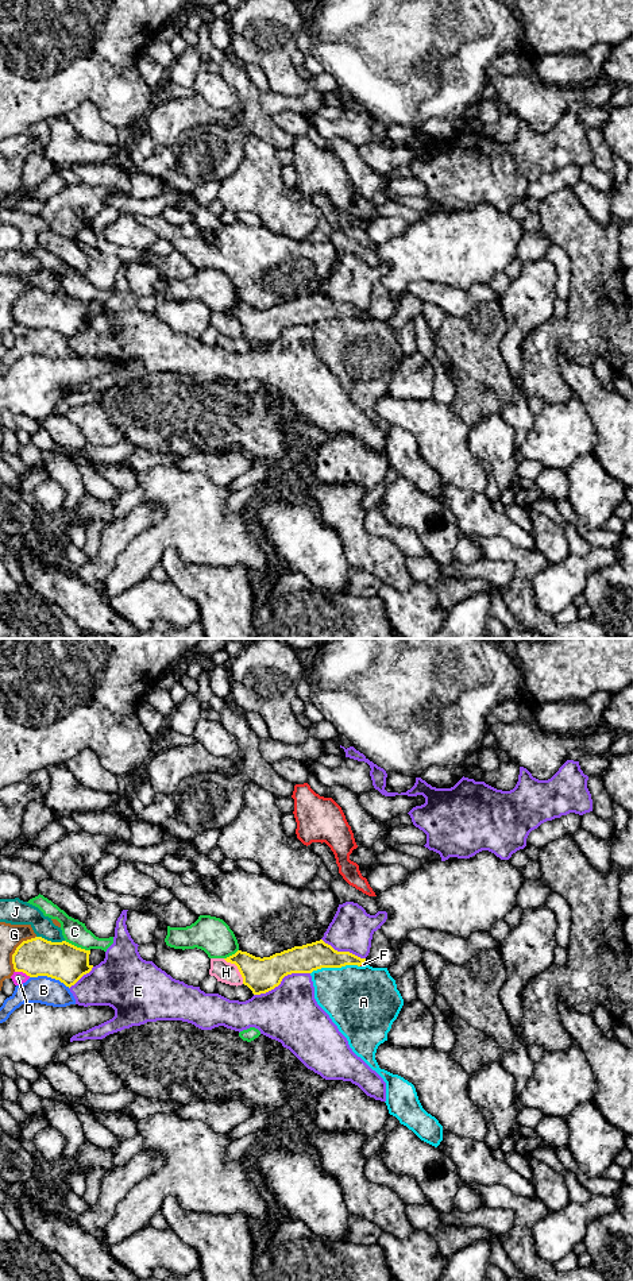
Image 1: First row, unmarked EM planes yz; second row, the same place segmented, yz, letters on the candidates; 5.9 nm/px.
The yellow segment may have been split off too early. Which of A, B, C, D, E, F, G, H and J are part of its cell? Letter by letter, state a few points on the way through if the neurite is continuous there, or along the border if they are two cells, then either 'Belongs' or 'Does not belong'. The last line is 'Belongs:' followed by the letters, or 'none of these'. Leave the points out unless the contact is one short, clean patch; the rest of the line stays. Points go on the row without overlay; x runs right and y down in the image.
A: Does not belong
B: Does not belong
C: Does not belong
D: Boundary: yz (15, 323), (22, 323), (30, 328). Does not belong
E: Does not belong
F: Boundary: yz (365, 315), (359, 317). Does not belong
G: Does not belong
H: Does not belong
J: Does not belong
Belongs: none of these

